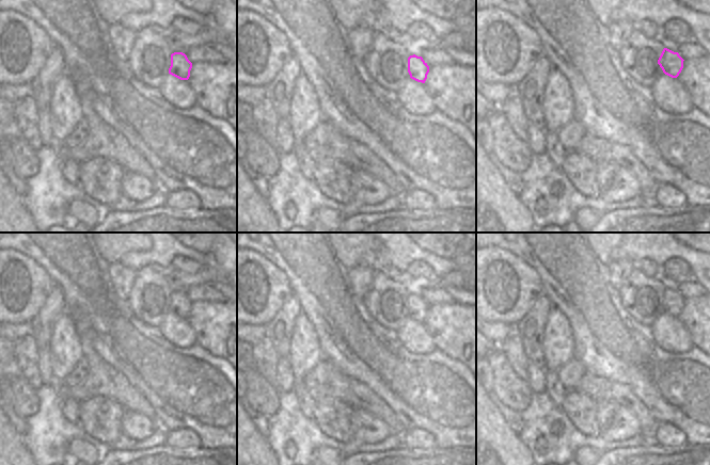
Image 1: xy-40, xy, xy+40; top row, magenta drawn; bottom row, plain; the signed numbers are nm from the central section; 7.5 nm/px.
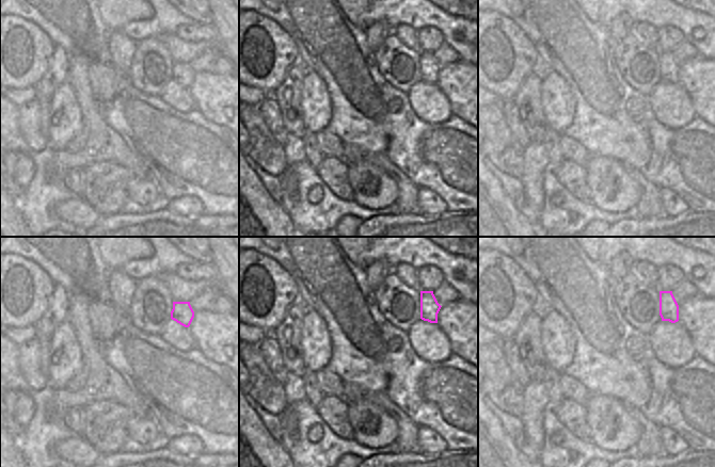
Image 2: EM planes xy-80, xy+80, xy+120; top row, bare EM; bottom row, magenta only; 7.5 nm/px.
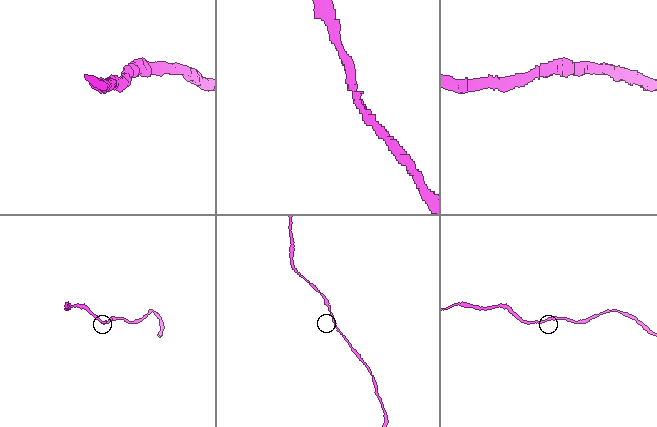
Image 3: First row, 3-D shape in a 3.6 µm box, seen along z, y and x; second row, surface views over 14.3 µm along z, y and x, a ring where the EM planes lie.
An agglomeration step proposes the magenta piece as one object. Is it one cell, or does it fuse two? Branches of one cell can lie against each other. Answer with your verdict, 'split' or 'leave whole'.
leave whole

